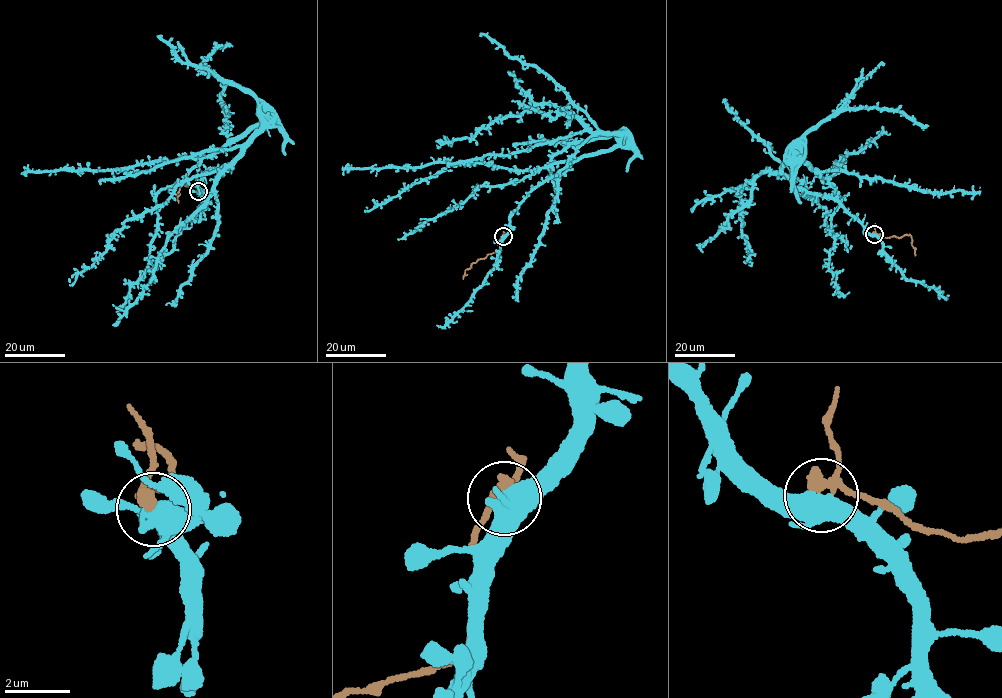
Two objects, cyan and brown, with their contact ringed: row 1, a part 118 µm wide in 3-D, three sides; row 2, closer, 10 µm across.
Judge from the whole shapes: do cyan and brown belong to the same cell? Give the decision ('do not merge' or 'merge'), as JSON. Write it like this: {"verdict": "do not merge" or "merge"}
{"verdict": "do not merge"}

